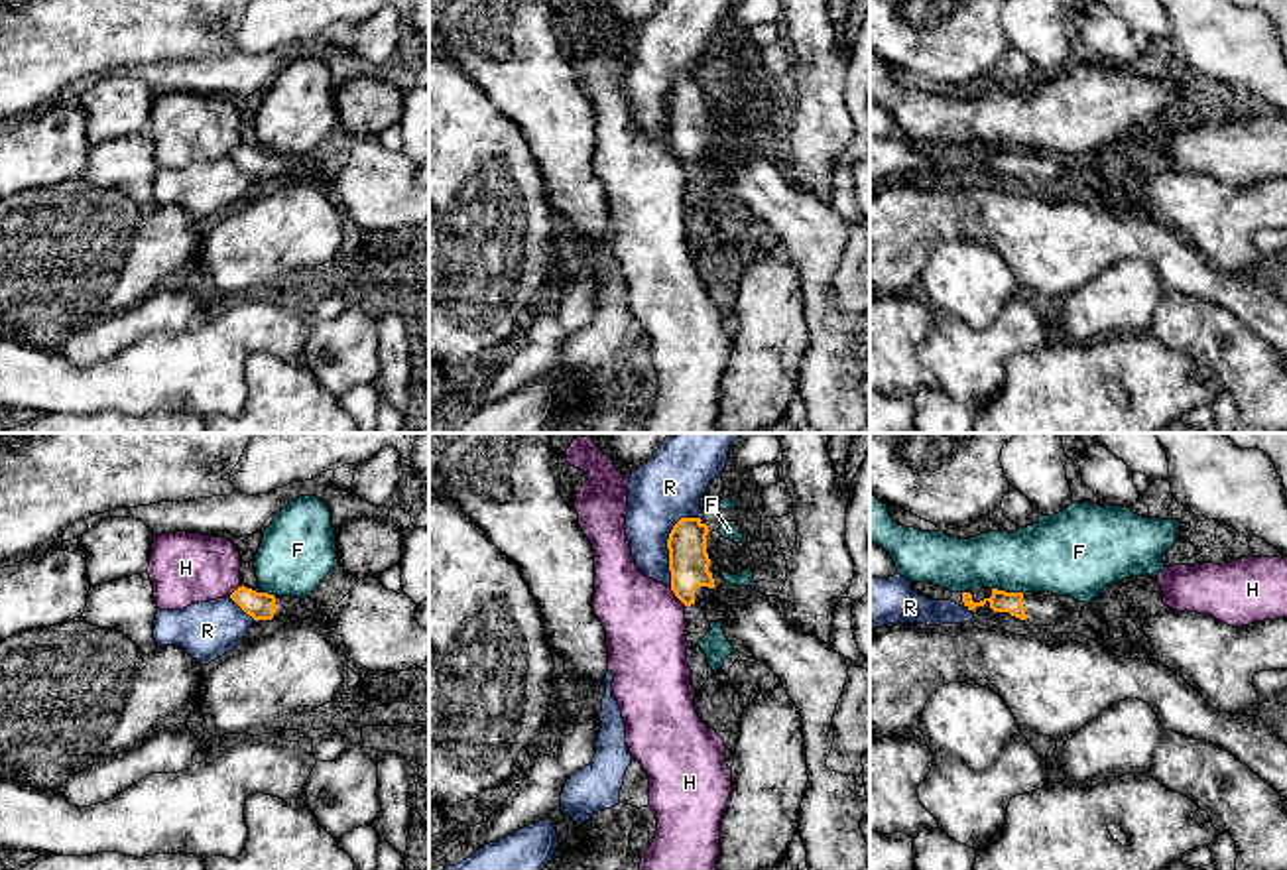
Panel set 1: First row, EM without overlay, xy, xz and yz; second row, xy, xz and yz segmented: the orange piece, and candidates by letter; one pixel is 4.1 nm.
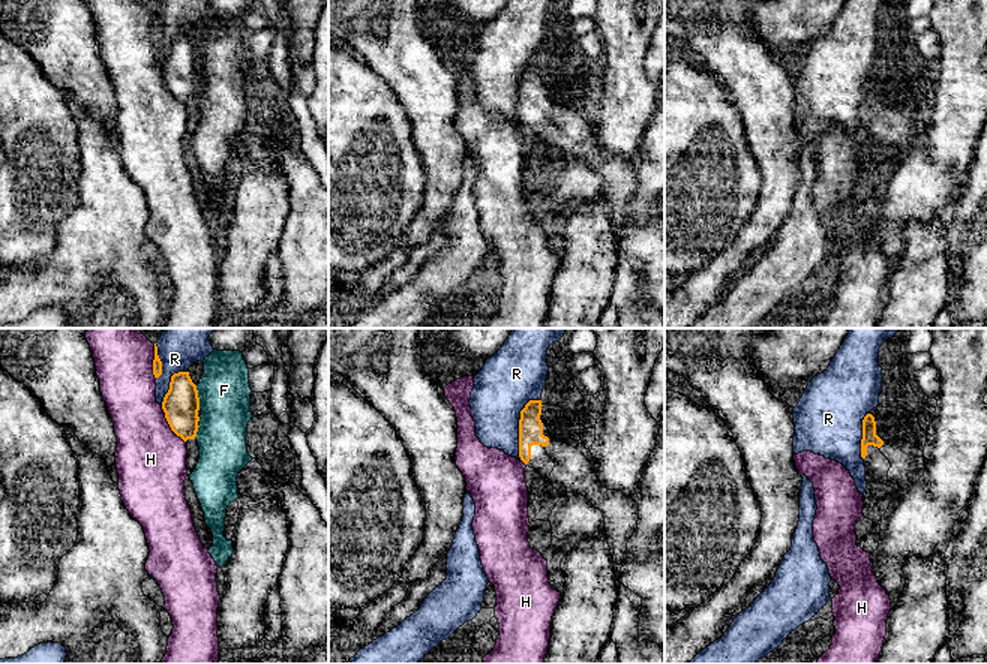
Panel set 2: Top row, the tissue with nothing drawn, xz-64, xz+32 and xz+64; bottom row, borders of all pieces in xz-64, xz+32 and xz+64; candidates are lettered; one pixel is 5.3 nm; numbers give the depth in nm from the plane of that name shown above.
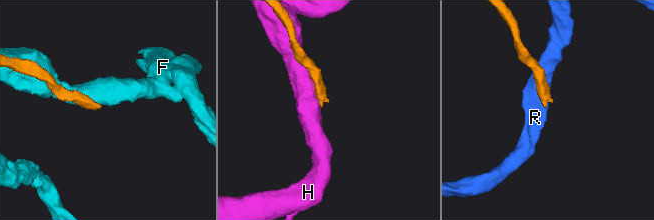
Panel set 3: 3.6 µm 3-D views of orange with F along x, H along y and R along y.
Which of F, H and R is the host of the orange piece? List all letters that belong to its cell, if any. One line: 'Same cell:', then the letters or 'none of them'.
Same cell: none of them

